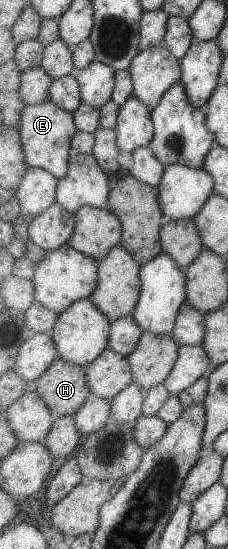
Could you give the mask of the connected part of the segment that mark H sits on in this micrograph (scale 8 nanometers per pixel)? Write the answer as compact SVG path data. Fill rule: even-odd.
M61 358L38 379L35 391L47 402L55 417L74 416L93 394L85 367Z

